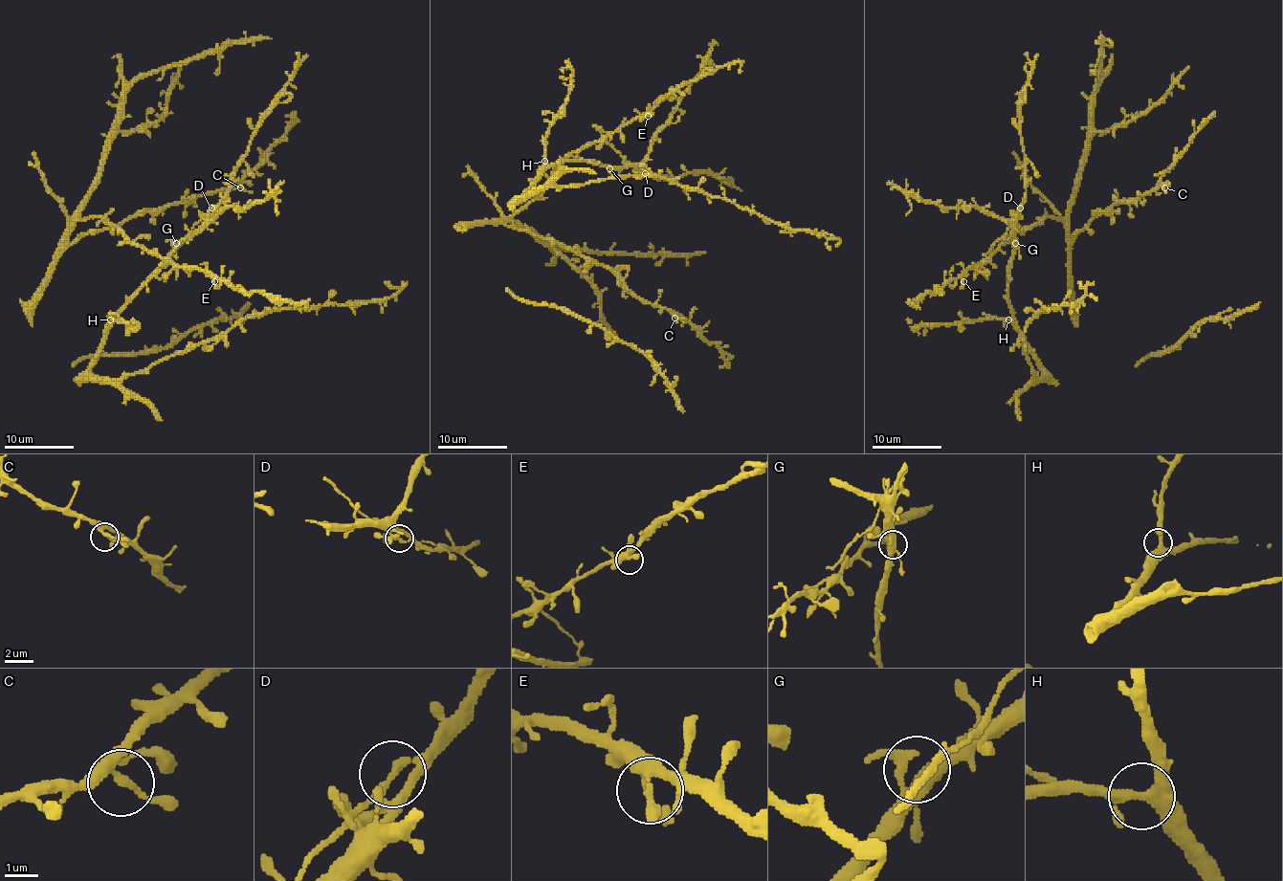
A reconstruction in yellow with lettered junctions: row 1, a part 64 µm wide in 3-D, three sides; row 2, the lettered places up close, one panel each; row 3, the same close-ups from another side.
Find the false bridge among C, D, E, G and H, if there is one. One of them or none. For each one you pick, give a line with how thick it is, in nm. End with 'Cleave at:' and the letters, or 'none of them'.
D: Thickness 160 nm
Cleave at: D

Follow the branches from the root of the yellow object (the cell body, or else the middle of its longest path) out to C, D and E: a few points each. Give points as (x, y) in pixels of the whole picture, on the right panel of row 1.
C: (1013, 247), (1012, 236), (1002, 236), (985, 257), (1045, 217), (1060, 219), (1071, 243), (1100, 212), (1164, 187)
D: (1013, 247), (1013, 226), (1021, 209)
E: (1013, 247), (1012, 236), (1006, 240), (1002, 236), (985, 253), (984, 262), (972, 266), (965, 273), (963, 281)

